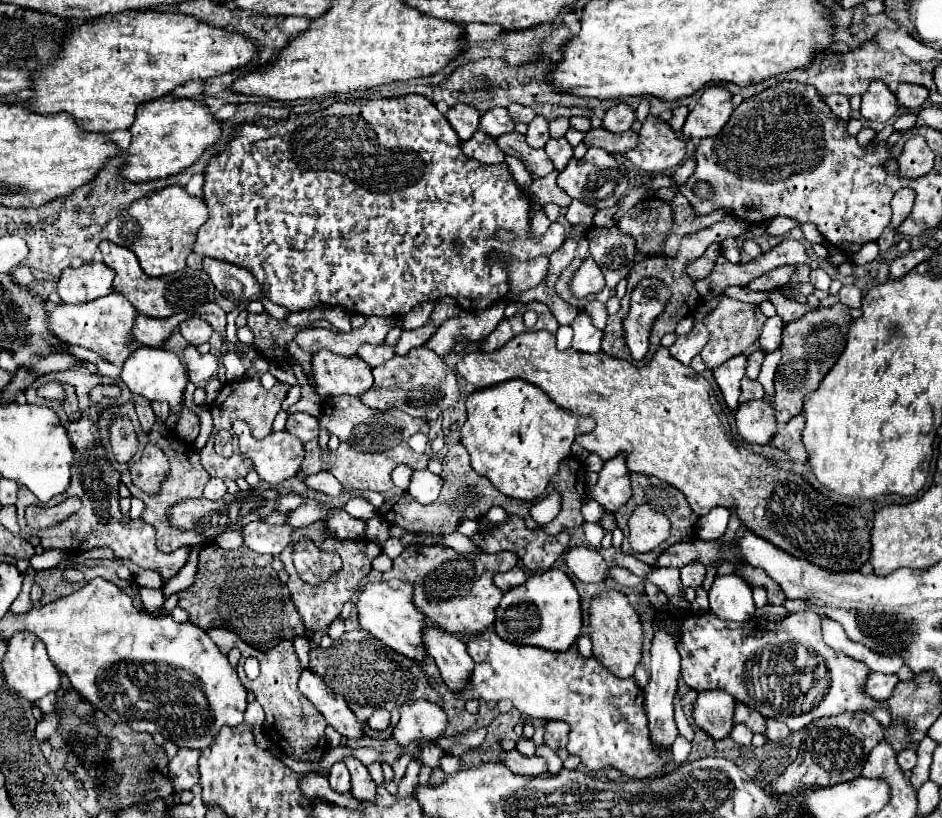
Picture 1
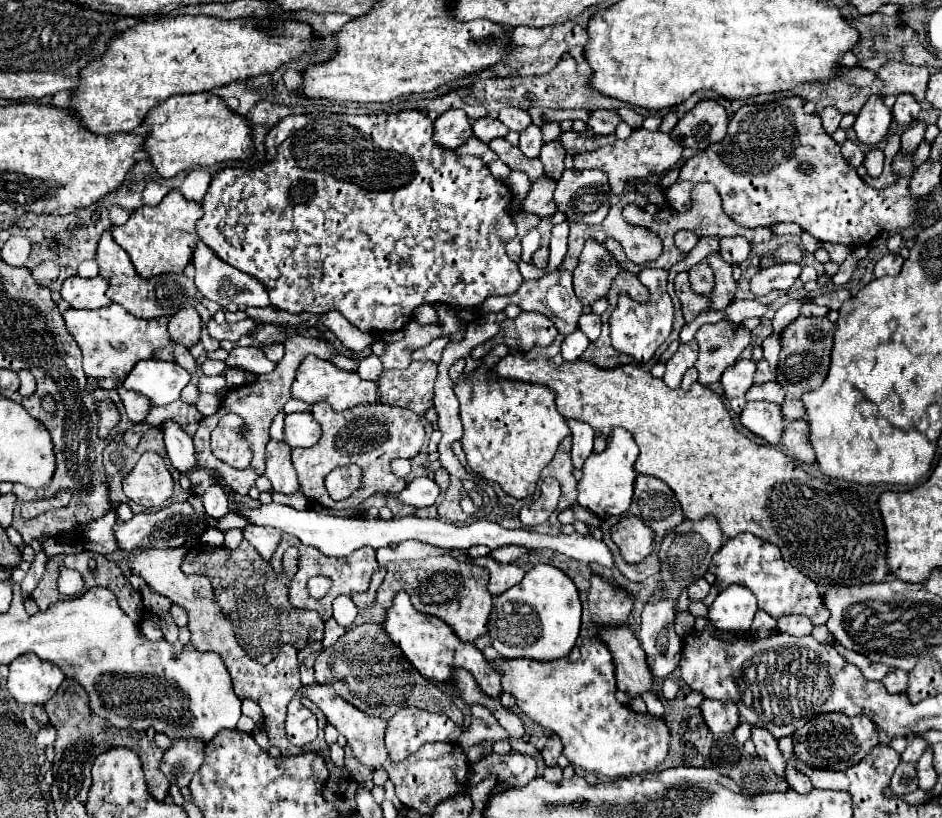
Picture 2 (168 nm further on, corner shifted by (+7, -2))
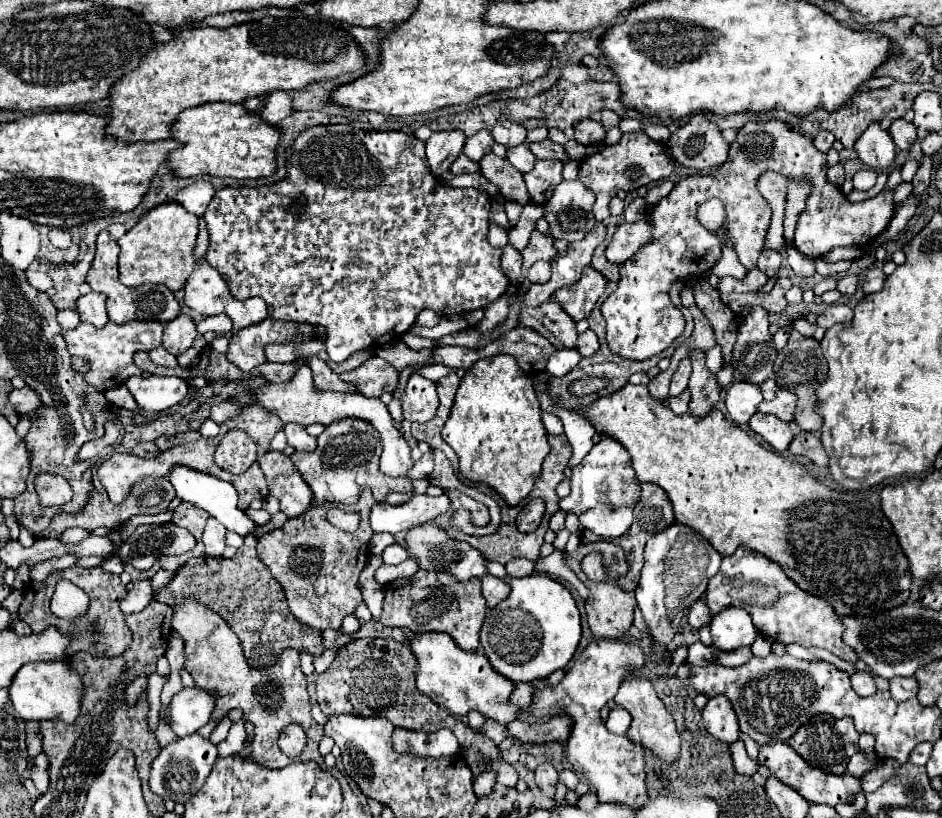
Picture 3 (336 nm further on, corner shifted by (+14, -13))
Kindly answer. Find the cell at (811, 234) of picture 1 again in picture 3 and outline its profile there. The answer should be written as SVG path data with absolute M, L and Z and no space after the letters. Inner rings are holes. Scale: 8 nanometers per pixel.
M788 246L786 254L788 254L786 260L788 260L788 264L792 266L792 270L794 270L796 276L802 276L802 278L814 276L814 262L812 262L812 258L804 256L804 254L798 252L794 246Z

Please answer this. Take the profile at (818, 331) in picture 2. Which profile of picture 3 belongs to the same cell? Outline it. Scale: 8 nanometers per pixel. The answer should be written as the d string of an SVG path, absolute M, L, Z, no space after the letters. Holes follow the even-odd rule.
M790 332L790 340L786 344L786 348L778 354L776 358L776 384L778 388L782 390L790 390L794 394L798 394L798 406L796 406L796 424L802 428L802 430L820 430L822 428L822 416L818 416L816 412L816 382L818 386L826 380L826 374L828 374L828 364L826 364L826 358L820 350L820 342L816 342L814 338L806 338L798 332Z

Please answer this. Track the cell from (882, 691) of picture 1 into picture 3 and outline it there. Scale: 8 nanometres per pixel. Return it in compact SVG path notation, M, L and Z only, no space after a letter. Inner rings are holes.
M894 678L890 680L890 694L896 702L910 700L918 694L918 682L912 678Z

